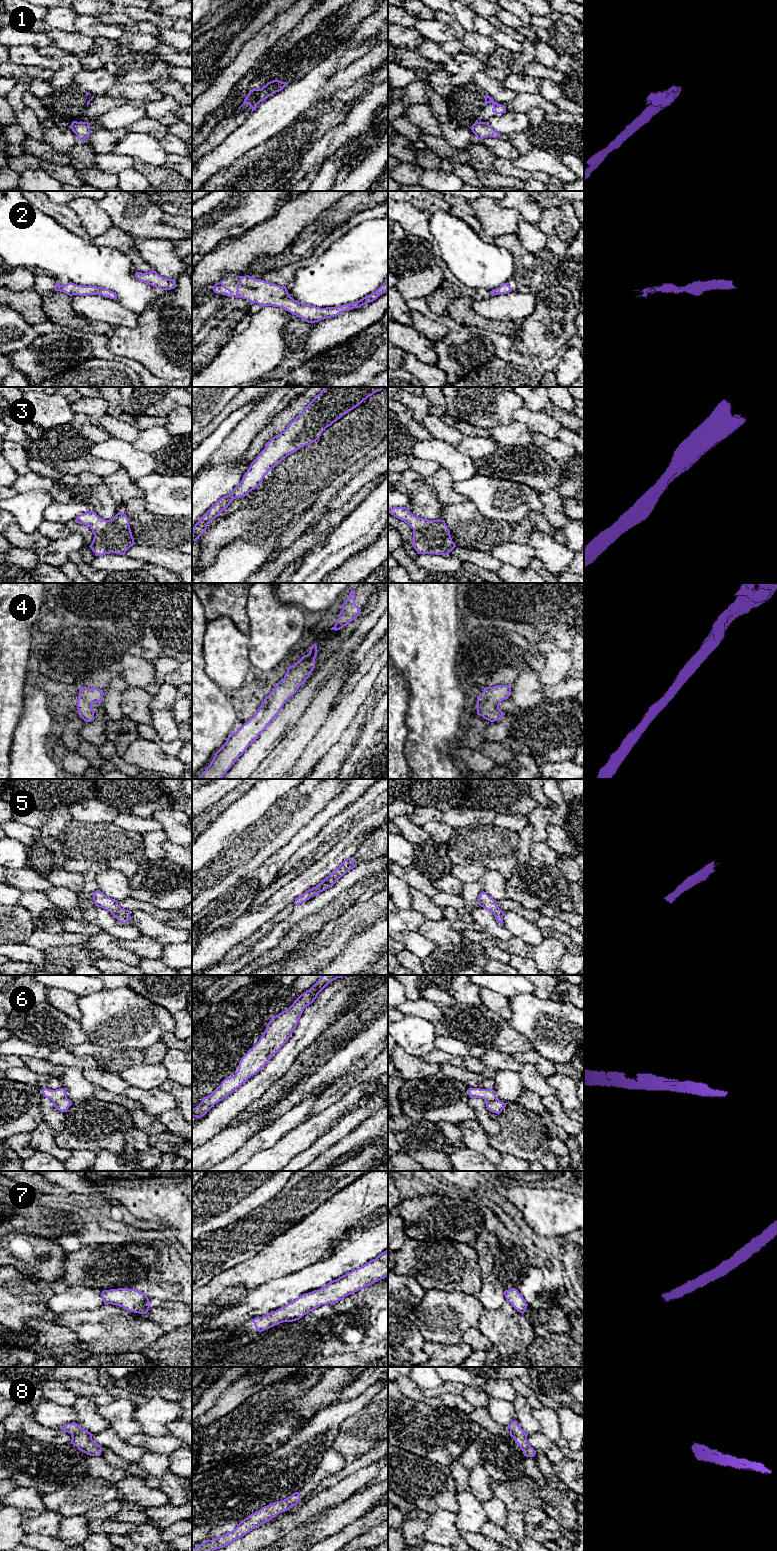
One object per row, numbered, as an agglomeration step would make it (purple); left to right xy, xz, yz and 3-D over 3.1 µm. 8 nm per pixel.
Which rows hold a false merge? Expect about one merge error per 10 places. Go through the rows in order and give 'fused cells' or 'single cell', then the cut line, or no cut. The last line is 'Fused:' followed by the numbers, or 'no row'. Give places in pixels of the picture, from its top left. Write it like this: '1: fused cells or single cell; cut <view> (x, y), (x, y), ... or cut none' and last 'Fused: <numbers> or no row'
1: fused cells; cut xz (261, 89), (257, 96), (258, 102)
2: single cell; cut none
3: single cell; cut none
4: single cell; cut none
5: single cell; cut none
6: single cell; cut none
7: single cell; cut none
8: single cell; cut none
Fused: 1

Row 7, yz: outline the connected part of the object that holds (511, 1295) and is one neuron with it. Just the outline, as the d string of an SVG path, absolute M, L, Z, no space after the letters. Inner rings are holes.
M511 1288L509 1290L505 1290L504 1295L507 1302L511 1303L518 1312L524 1314L528 1304L517 1289Z

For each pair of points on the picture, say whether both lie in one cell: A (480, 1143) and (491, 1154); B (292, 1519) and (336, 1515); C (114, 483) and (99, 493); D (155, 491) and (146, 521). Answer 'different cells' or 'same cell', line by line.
A: same cell
B: different cells
C: different cells
D: different cells

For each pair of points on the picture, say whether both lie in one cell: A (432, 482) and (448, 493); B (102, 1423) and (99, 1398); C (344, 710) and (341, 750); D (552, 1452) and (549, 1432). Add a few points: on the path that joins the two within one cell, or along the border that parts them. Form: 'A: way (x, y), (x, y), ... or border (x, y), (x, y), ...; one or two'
A: way (436, 482), (444, 489); one
B: border (80, 1396), (86, 1396), (98, 1407); two
C: border (355, 713), (354, 719), (341, 737), (327, 751); two
D: border (539, 1431), (554, 1442); two

